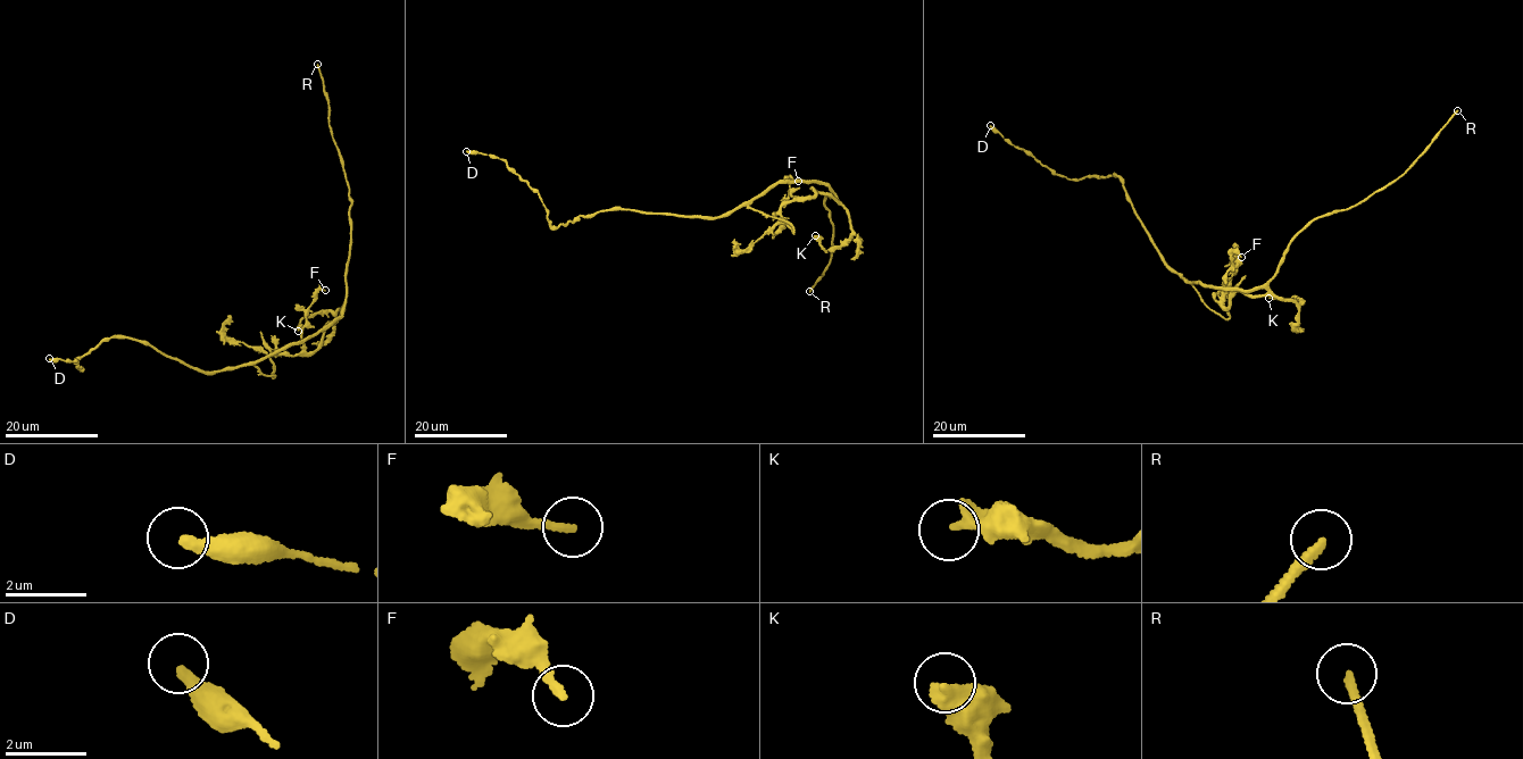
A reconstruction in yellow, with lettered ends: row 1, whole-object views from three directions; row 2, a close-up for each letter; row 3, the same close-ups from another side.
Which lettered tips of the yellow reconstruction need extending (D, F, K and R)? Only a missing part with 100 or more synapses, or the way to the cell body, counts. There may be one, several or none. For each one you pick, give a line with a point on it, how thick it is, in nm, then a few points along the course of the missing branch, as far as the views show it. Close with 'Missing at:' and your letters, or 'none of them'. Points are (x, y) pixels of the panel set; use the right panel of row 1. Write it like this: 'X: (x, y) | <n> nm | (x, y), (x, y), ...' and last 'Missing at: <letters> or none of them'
R: (1457, 110) | 240 nm
Missing at: R

